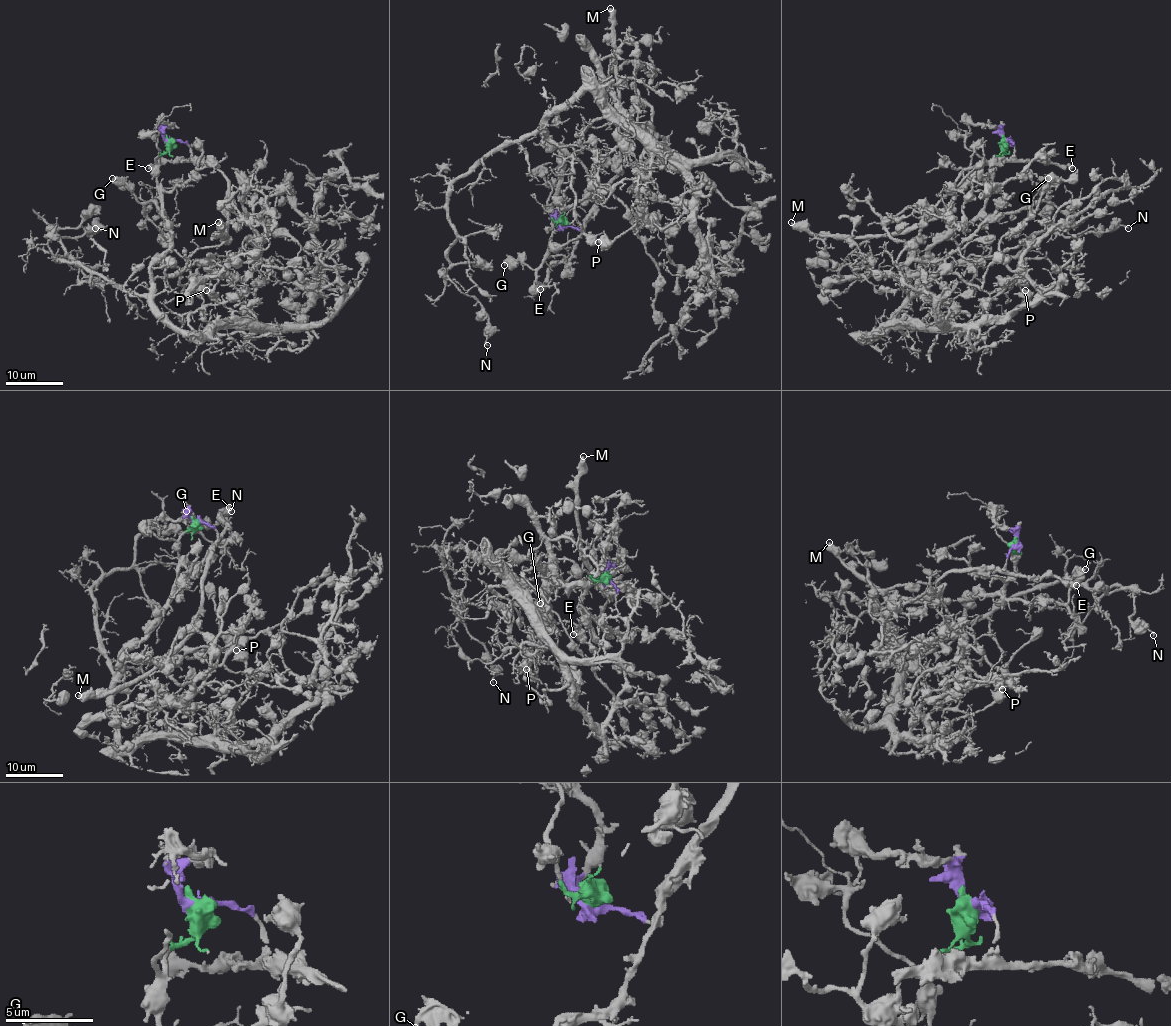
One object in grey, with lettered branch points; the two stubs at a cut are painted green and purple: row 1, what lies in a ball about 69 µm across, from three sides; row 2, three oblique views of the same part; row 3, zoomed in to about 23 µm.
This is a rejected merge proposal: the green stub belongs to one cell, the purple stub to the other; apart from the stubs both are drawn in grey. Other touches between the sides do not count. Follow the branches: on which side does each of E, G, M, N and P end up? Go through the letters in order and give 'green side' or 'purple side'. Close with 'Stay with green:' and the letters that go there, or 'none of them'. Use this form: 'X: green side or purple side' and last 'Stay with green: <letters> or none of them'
E: purple side
G: green side
M: purple side
N: green side
P: green side
Stay with green: G, N, P

